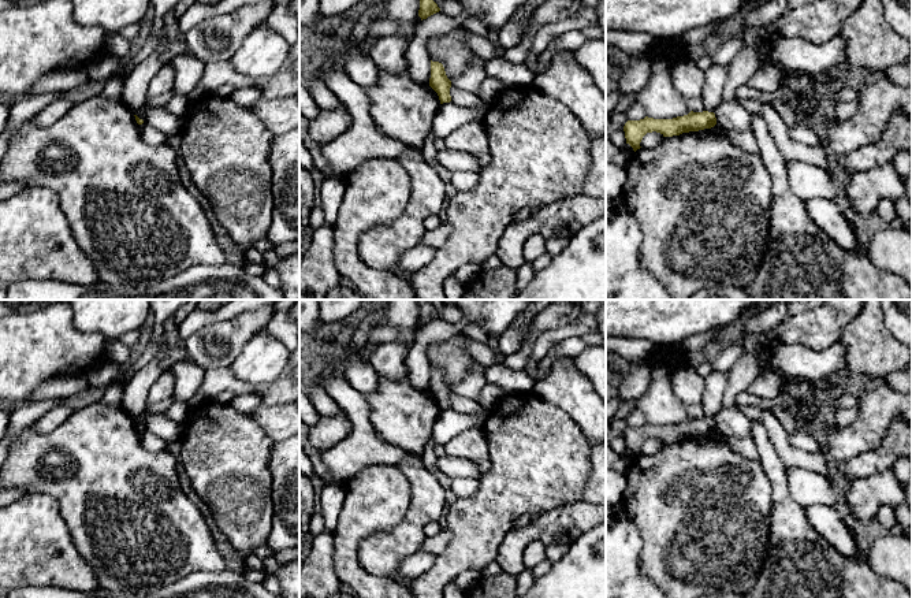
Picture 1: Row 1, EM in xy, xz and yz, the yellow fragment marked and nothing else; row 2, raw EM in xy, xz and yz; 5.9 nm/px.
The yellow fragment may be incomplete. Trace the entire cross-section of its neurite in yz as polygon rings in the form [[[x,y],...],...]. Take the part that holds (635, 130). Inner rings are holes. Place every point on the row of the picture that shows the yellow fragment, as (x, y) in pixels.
[[[703,111],[677,116],[673,119],[654,119],[645,116],[640,120],[628,120],[623,126],[626,144],[636,152],[640,149],[640,142],[647,133],[660,133],[663,137],[680,135],[682,133],[699,131],[711,129],[716,125],[714,112]]]

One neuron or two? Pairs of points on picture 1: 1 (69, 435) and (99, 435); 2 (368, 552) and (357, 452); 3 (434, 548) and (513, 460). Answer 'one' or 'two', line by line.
1: one
2: two
3: two

